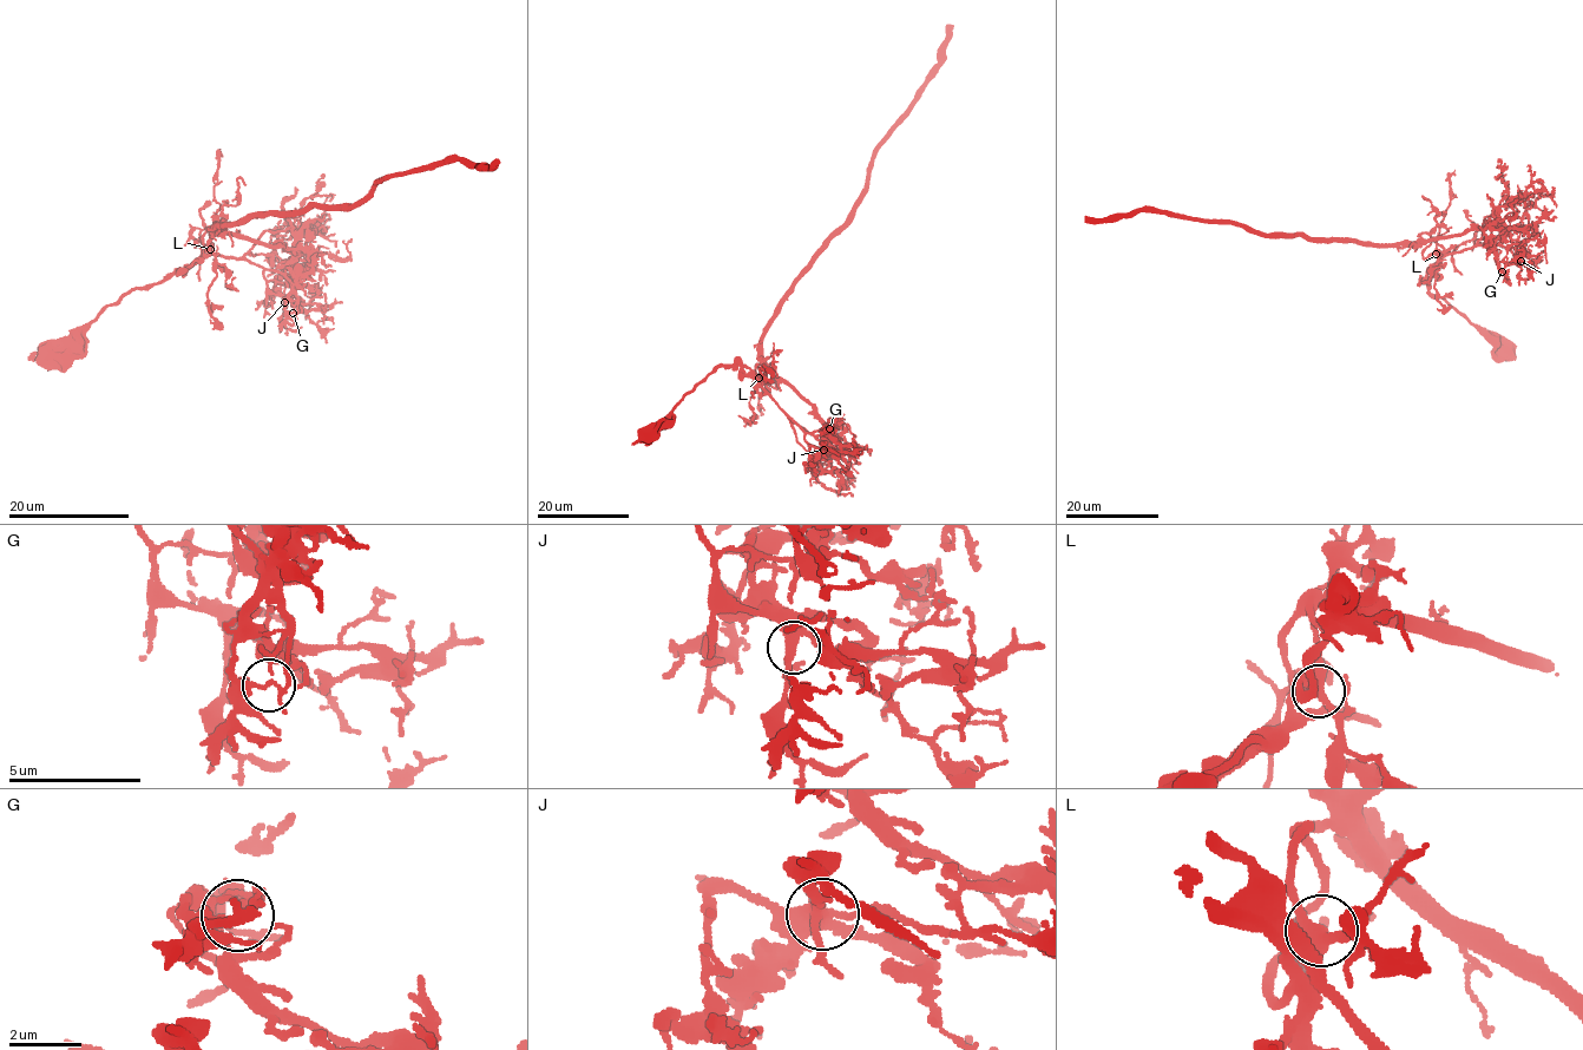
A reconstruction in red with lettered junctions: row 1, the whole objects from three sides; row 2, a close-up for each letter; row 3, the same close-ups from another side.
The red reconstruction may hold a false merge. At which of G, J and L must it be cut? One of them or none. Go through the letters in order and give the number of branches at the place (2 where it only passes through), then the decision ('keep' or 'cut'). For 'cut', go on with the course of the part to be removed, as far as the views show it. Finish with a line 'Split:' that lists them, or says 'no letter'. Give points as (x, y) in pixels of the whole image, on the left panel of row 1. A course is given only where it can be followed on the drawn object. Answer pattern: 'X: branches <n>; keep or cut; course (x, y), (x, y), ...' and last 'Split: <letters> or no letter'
G: branches 4; cut; course (293, 313), (309, 256), (221, 231), (219, 223), (347, 205), (386, 177), (454, 157), (478, 168), (499, 161)
J: branches 4; keep
L: branches 4; keep
Split: G

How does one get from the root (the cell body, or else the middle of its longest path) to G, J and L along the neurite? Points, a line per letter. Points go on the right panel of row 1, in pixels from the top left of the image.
G: (1505, 350), (1496, 333), (1471, 325), (1430, 293), (1429, 284), (1440, 258), (1483, 244), (1497, 243), (1502, 271)
J: (1505, 350), (1496, 333), (1471, 325), (1430, 293), (1429, 282), (1440, 258), (1476, 245), (1501, 245), (1521, 261)
L: (1505, 350), (1496, 333), (1471, 325), (1444, 299), (1430, 293), (1430, 280), (1442, 253), (1436, 254)

